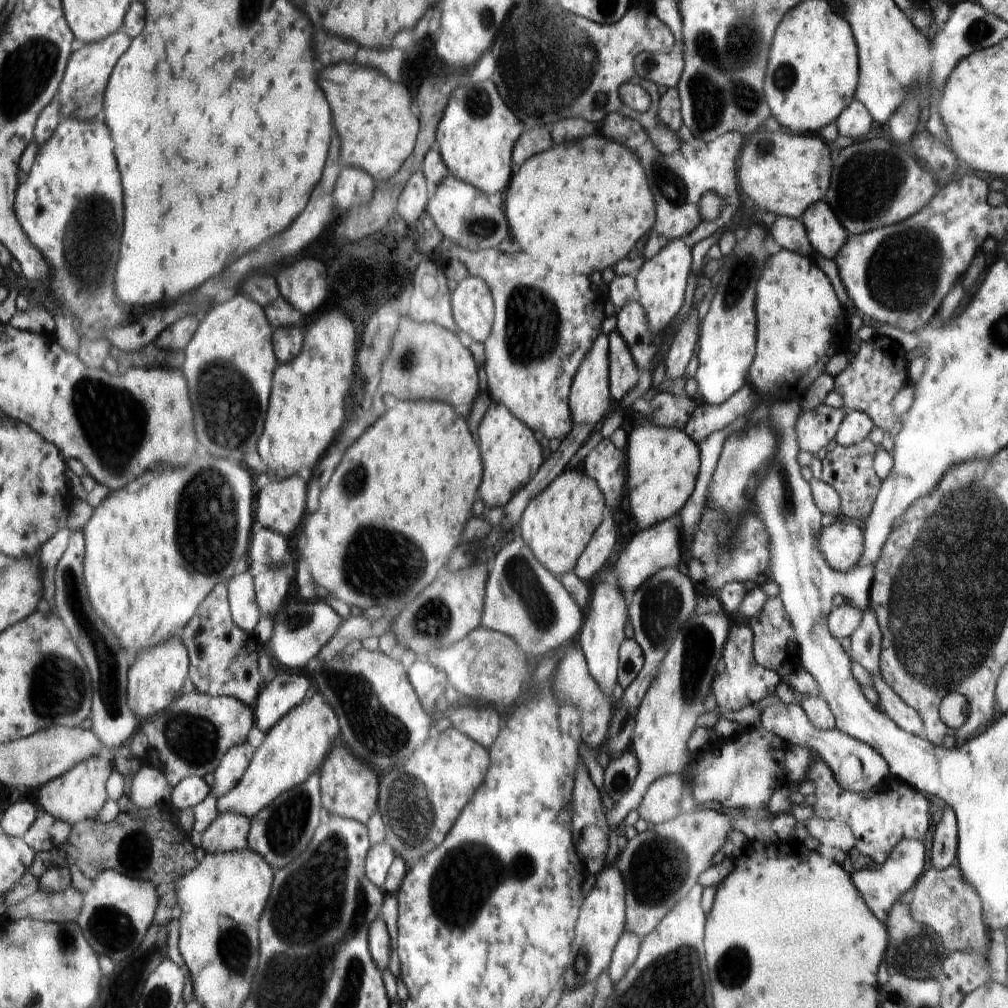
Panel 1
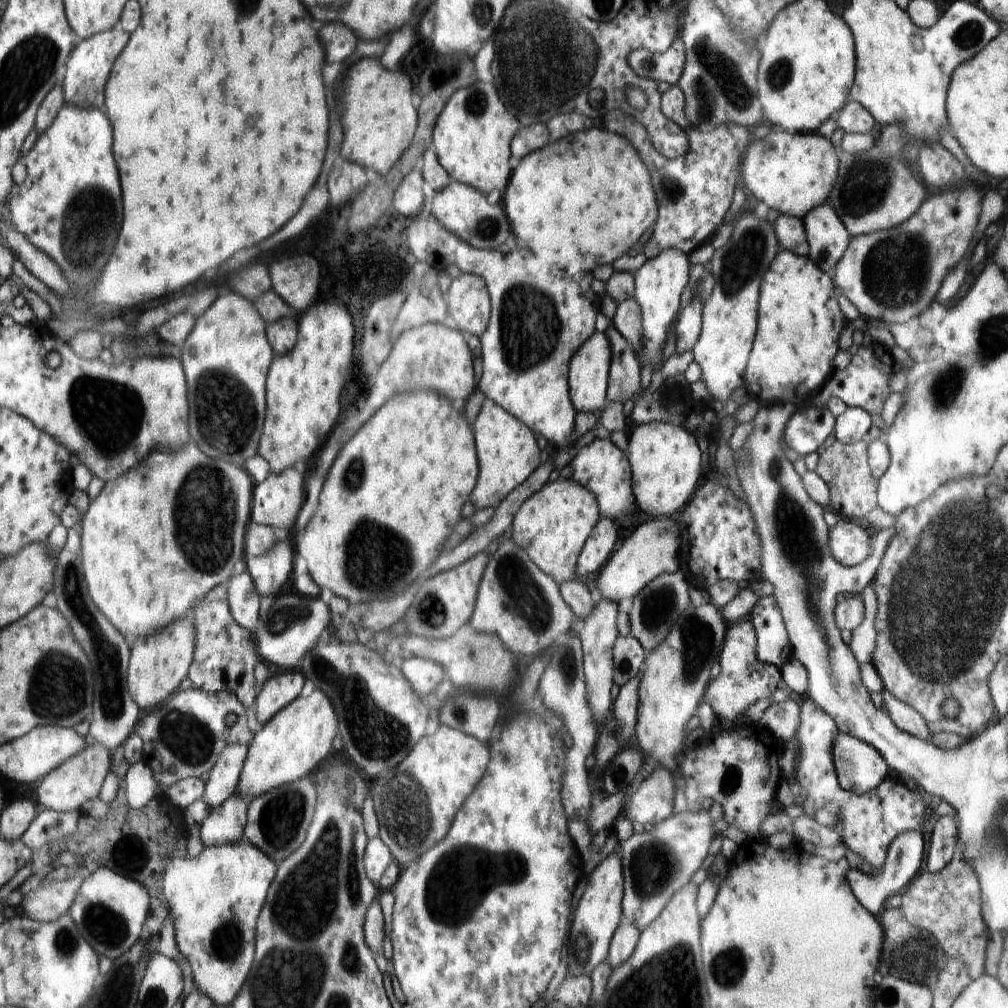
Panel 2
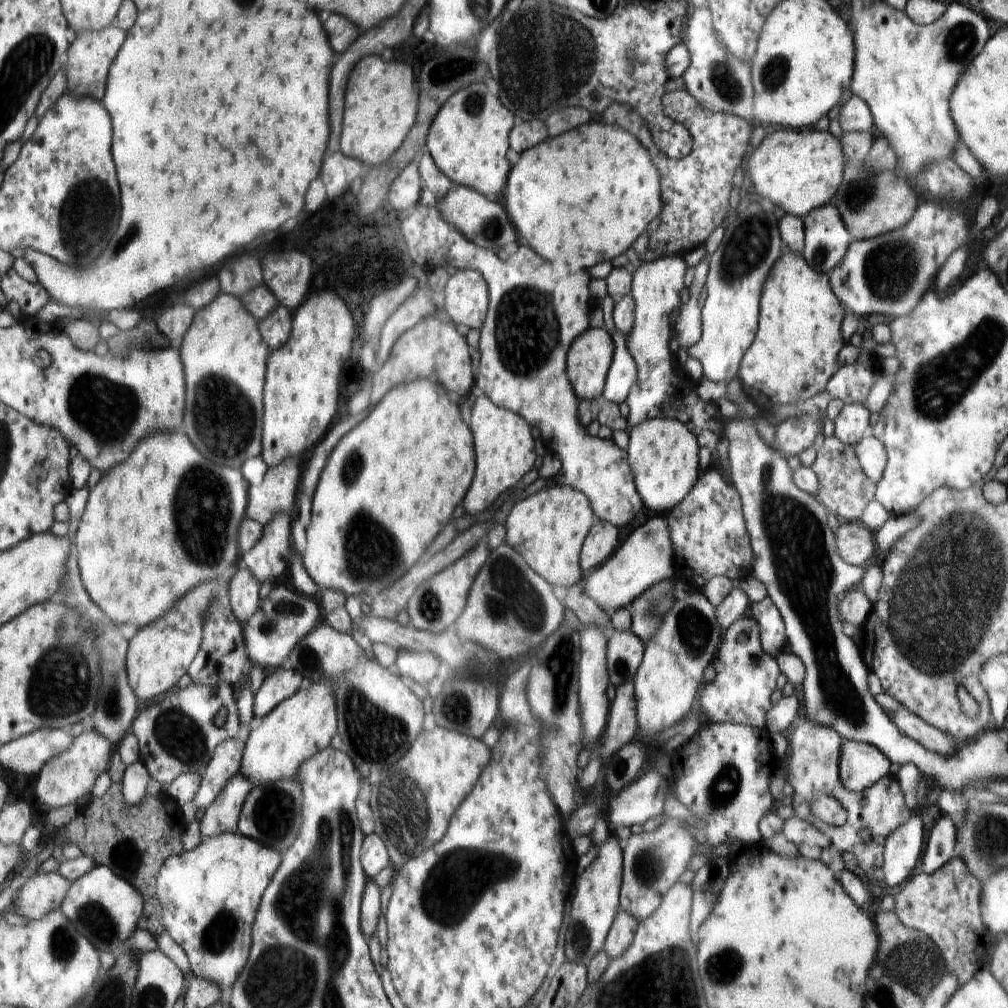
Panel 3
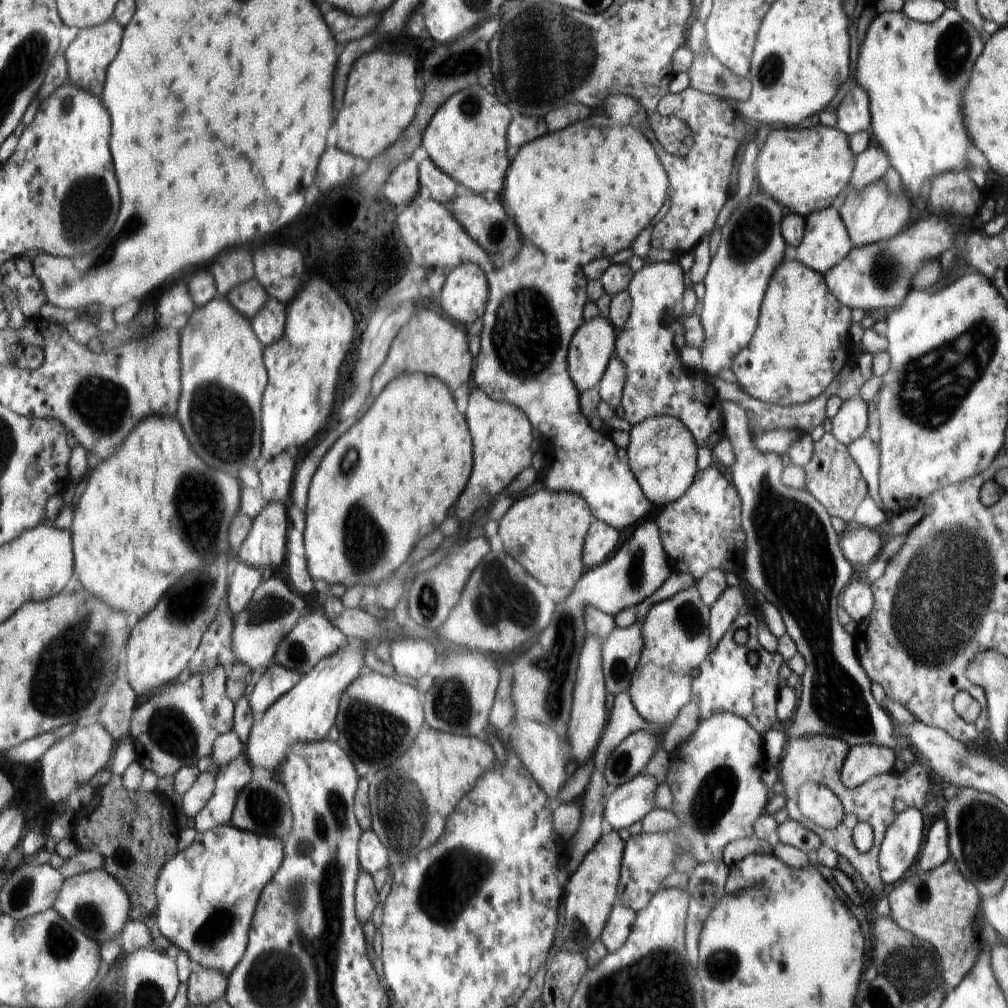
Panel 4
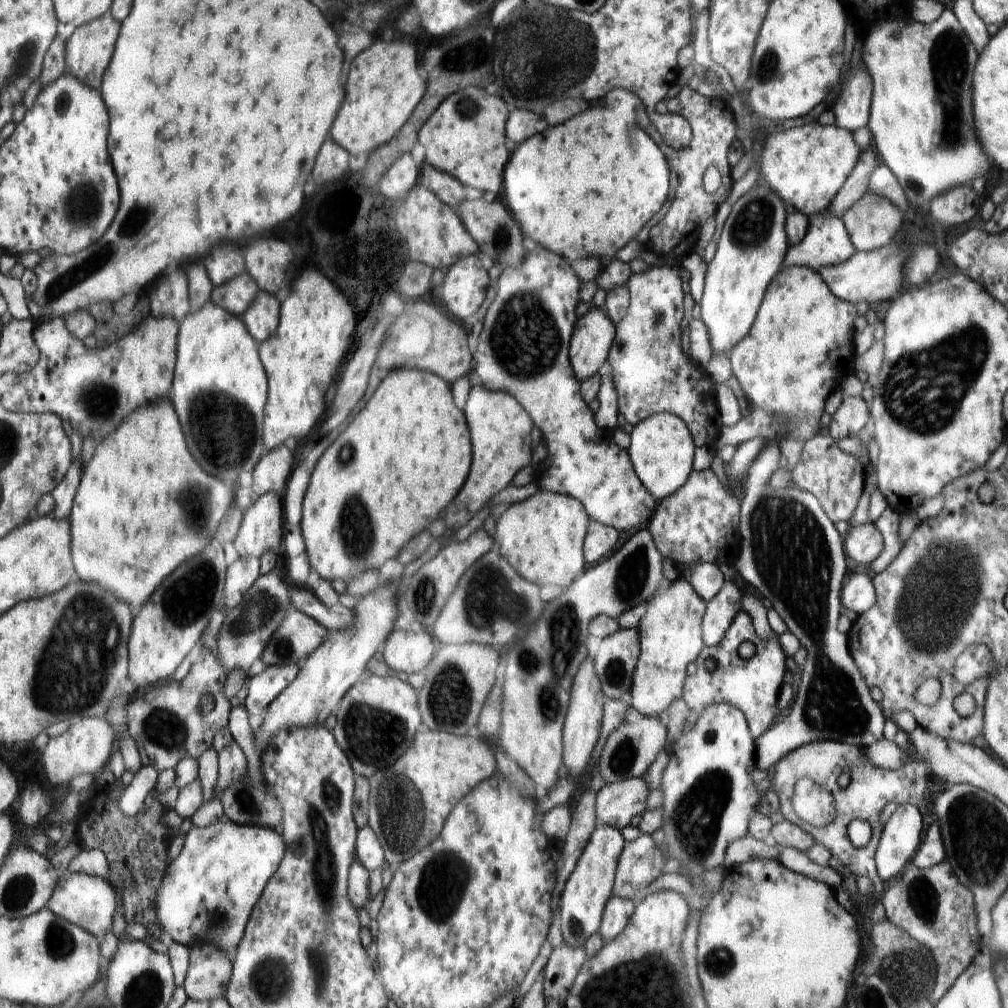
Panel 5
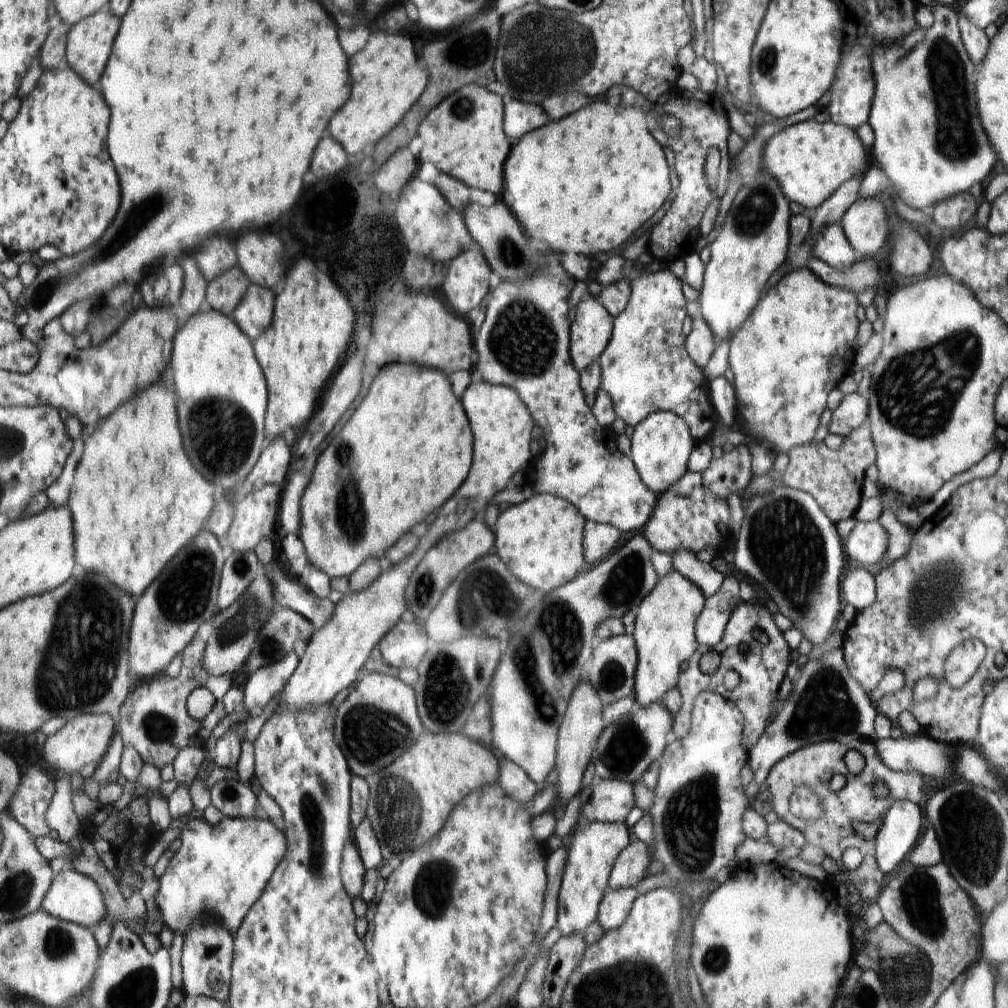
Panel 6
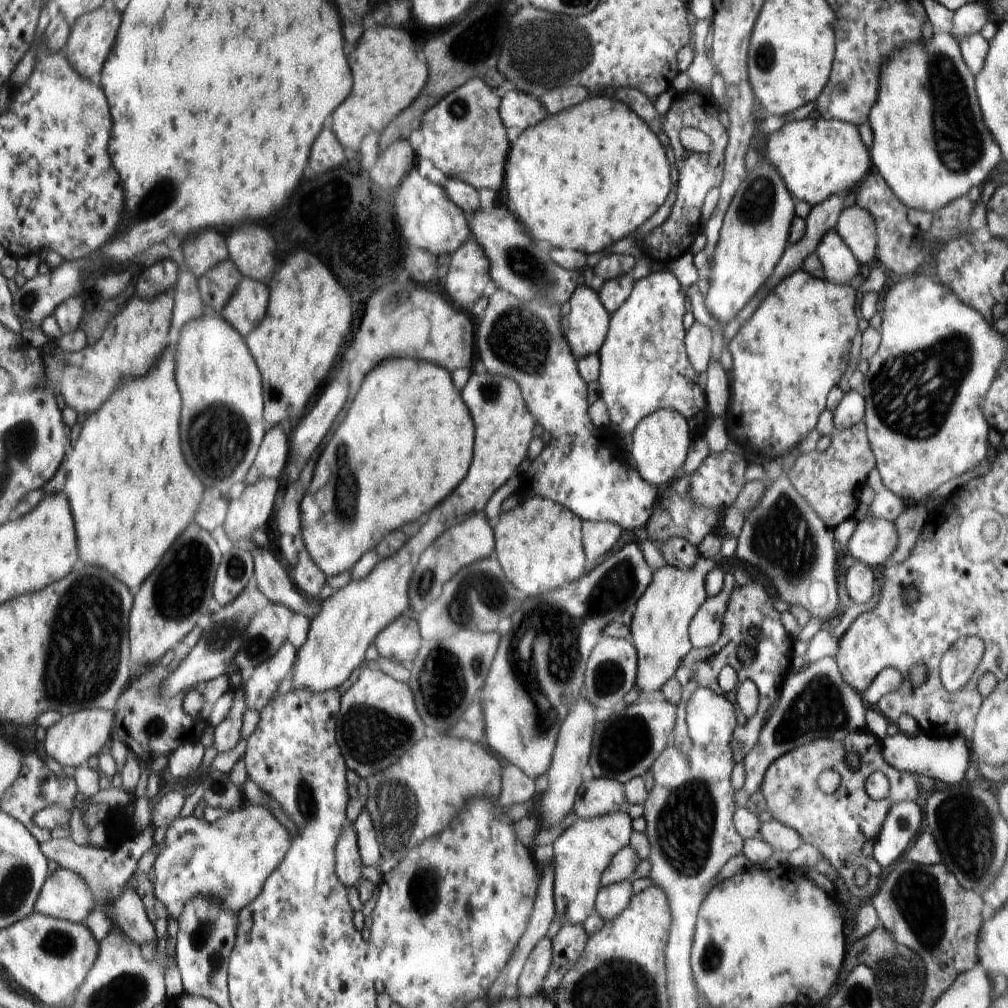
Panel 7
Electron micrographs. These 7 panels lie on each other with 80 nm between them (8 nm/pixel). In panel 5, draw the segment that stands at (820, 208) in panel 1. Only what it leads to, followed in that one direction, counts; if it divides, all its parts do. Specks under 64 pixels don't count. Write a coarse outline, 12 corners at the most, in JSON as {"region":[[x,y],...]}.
{"region":[[809,219],[802,242],[789,247],[782,270],[846,262],[855,251],[842,219]]}

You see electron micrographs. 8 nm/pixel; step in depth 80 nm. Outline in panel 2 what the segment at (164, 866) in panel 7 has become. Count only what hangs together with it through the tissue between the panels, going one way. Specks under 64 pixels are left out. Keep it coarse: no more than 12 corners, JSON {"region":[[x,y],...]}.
{"region":[[246,841],[165,870],[175,942],[217,1007],[241,994],[277,863]]}

